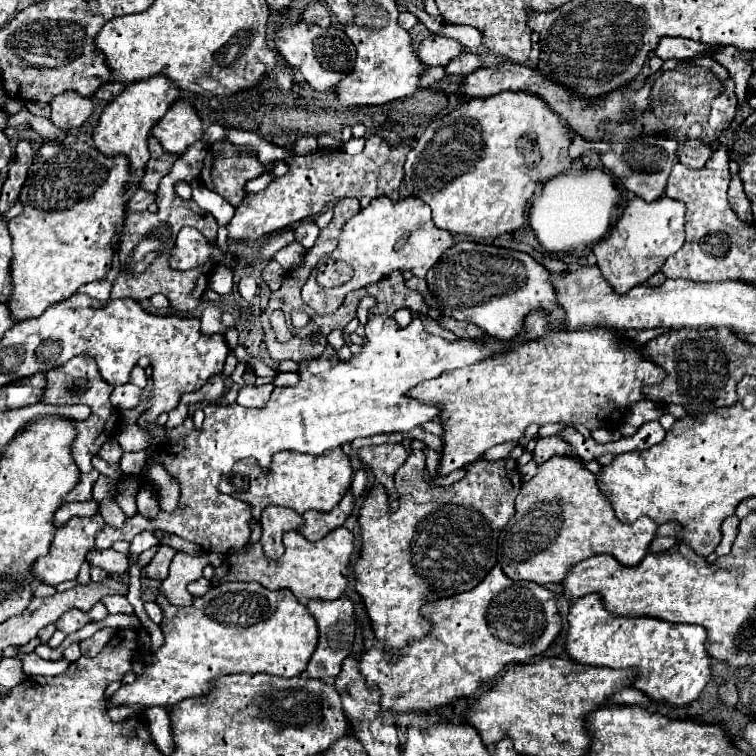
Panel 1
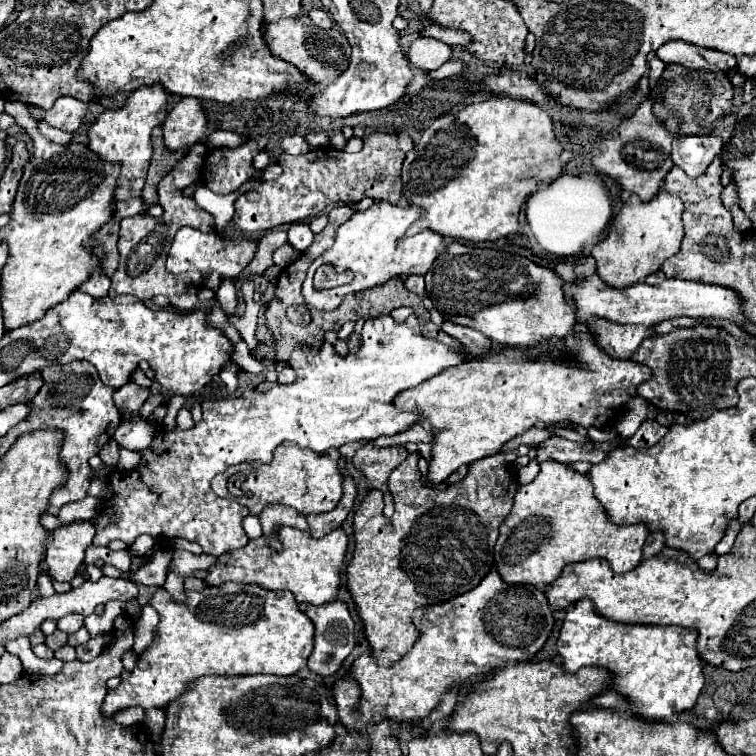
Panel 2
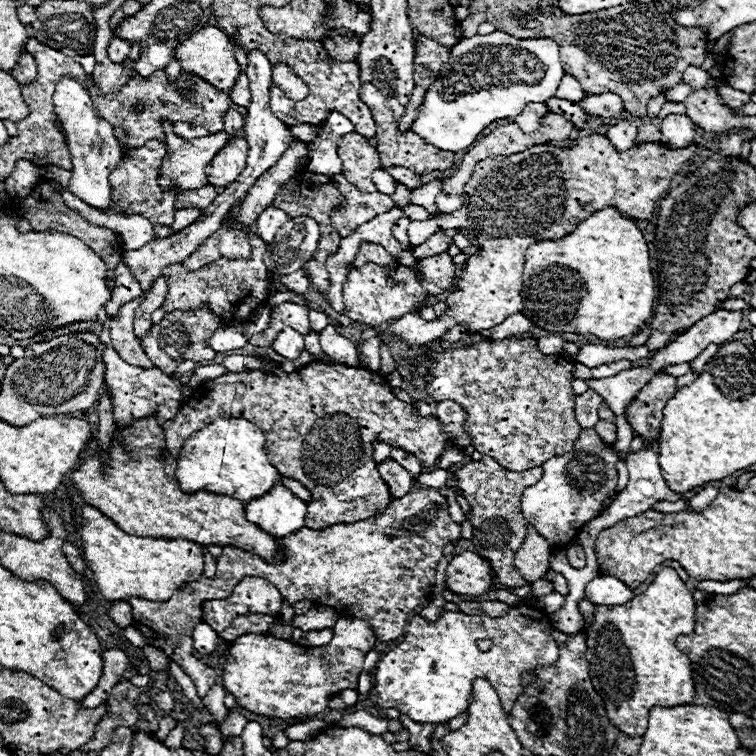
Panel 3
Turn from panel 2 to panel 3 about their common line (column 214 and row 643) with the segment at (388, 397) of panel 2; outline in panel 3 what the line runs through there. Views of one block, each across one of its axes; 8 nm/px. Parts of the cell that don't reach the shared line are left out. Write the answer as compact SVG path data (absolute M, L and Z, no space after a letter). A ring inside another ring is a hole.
M526 604L510 608L502 618L456 610L442 612L436 622L430 622L414 614L408 622L404 642L382 656L372 672L376 700L382 708L398 708L414 722L444 724L460 712L466 712L472 680L488 678L508 714L522 690L520 674L556 662L558 644L552 638L552 630L542 610L534 610ZM486 636L492 638L494 646L488 652L480 652L476 640Z

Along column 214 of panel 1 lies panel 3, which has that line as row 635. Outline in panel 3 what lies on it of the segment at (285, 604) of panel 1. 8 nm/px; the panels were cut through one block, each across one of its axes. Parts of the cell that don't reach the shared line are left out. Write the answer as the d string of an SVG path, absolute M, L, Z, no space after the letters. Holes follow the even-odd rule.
M664 568L650 582L646 592L634 596L630 602L620 606L598 604L594 610L592 624L586 632L586 660L590 664L590 678L604 698L608 718L614 726L620 726L620 732L628 736L642 736L646 732L646 722L652 706L680 706L694 702L694 680L690 670L690 660L674 644L676 636L692 634L694 630L694 612L696 602L686 584L678 578L674 568Z

